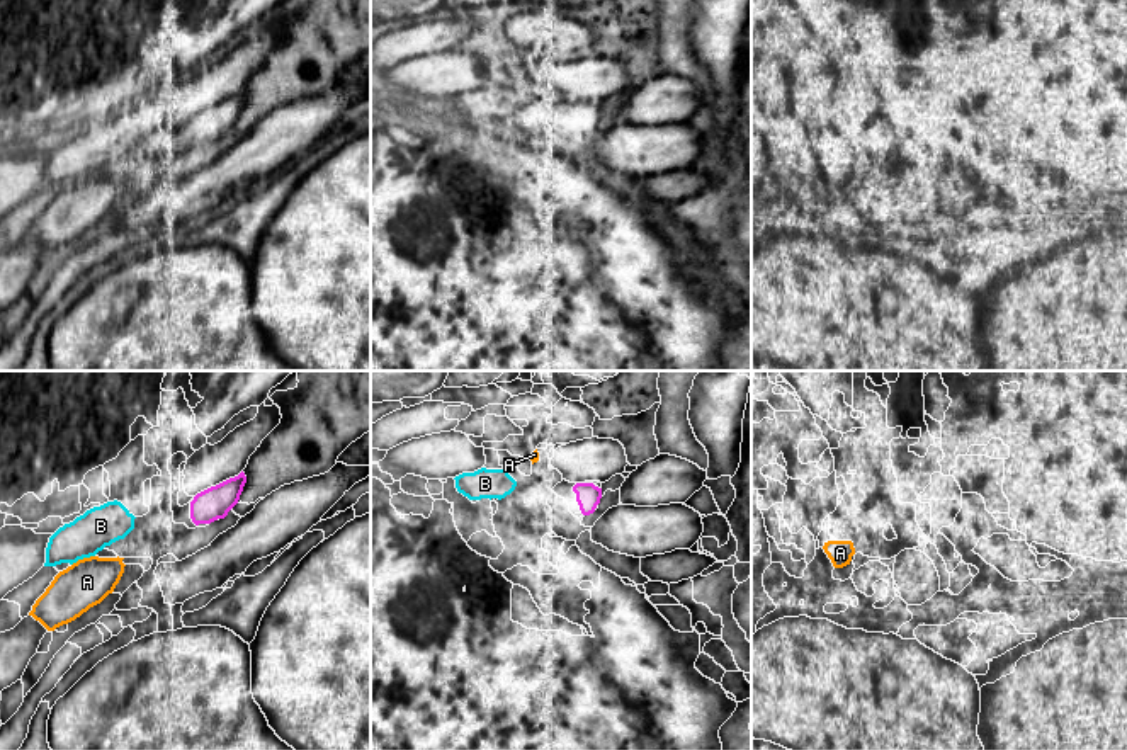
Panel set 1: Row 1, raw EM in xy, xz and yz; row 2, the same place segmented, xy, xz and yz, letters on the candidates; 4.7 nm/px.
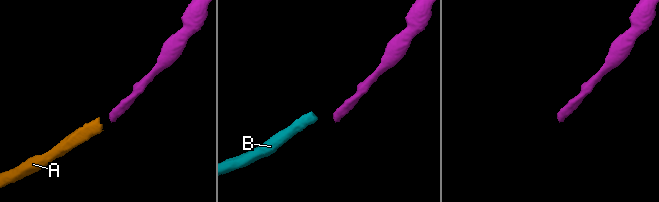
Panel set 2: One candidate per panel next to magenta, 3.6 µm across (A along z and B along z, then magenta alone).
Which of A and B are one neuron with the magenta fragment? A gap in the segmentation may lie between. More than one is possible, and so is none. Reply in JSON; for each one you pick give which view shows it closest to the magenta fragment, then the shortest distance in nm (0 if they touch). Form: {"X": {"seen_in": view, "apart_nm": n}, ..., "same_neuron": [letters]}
{"same_neuron": []}

